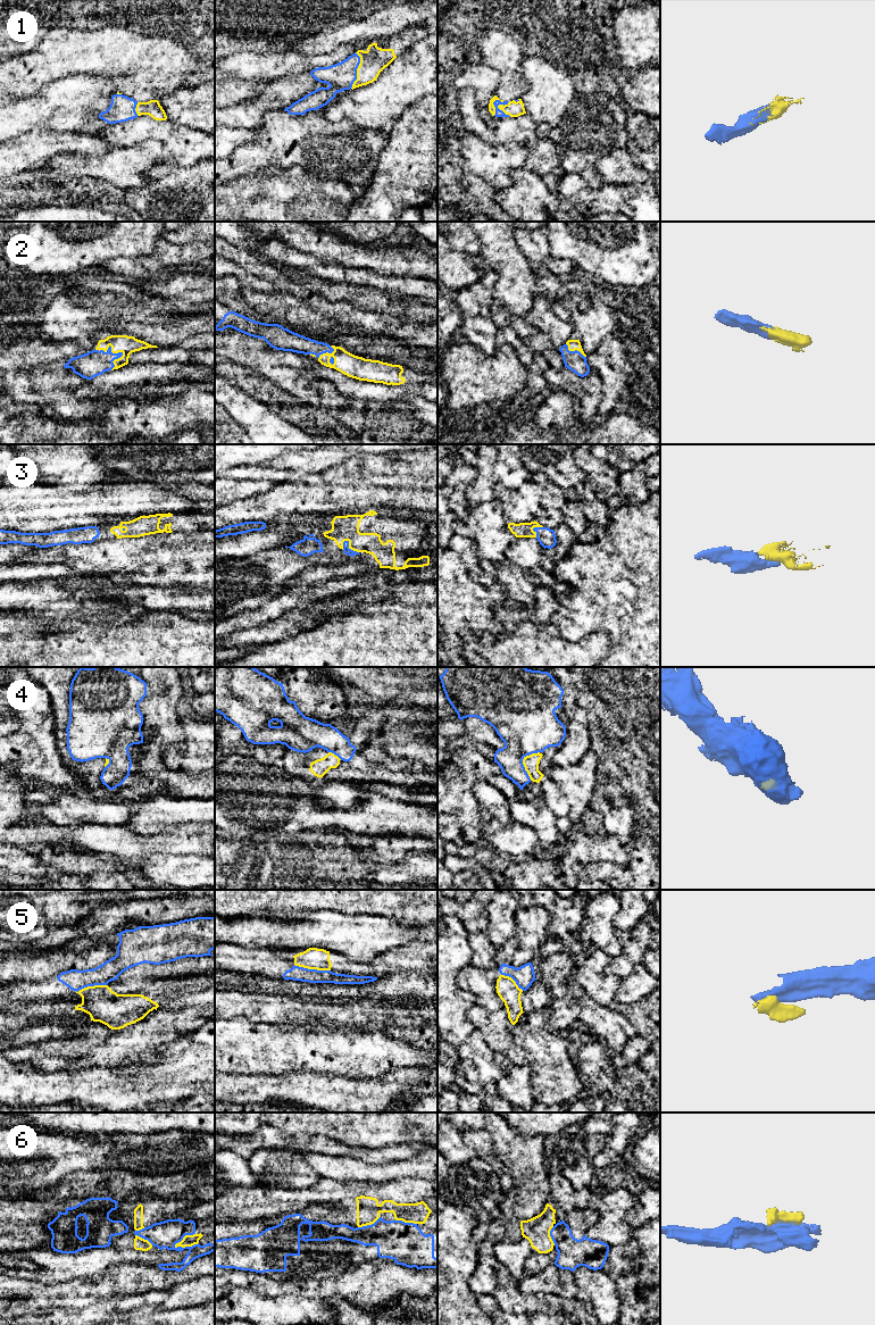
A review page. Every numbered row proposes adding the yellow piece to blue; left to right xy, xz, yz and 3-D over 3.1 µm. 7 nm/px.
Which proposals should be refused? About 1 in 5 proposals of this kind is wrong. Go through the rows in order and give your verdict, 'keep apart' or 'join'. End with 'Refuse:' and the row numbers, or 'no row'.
1: join
2: join
3: join
4: keep apart
5: keep apart
6: keep apart
Refuse: 4, 5, 6

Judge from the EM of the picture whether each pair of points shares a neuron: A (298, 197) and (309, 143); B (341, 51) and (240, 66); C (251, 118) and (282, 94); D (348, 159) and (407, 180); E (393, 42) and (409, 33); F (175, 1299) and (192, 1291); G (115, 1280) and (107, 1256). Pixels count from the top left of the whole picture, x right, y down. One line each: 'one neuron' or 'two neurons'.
A: two neurons
B: one neuron
C: one neuron
D: two neurons
E: one neuron
F: one neuron
G: two neurons

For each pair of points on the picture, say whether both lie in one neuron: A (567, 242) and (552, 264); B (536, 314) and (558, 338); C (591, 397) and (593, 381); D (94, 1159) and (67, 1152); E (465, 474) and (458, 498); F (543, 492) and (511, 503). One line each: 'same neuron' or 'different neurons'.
A: different neurons
B: same neuron
C: same neuron
D: same neuron
E: same neuron
F: different neurons

